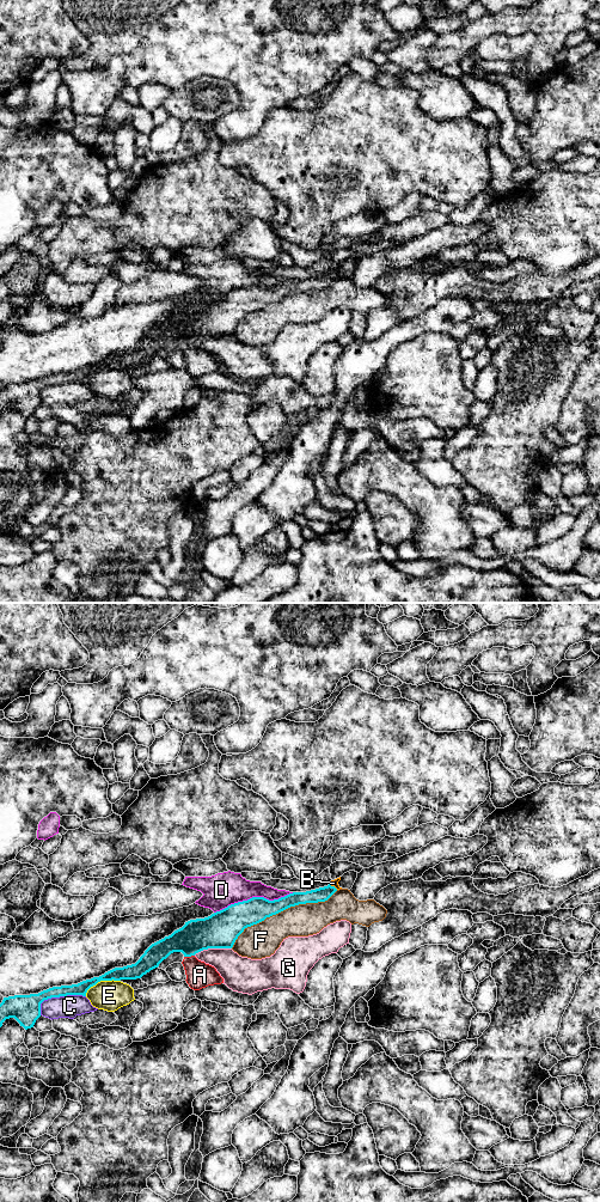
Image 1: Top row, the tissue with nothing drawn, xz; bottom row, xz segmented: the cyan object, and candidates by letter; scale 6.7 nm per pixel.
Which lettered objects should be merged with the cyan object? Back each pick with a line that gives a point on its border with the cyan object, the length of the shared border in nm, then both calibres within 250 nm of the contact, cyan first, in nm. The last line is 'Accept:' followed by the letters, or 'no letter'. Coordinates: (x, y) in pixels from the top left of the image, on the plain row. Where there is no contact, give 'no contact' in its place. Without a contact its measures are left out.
Accept: no letter

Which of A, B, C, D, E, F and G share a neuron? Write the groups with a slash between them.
A / B D / C / E / F / G

